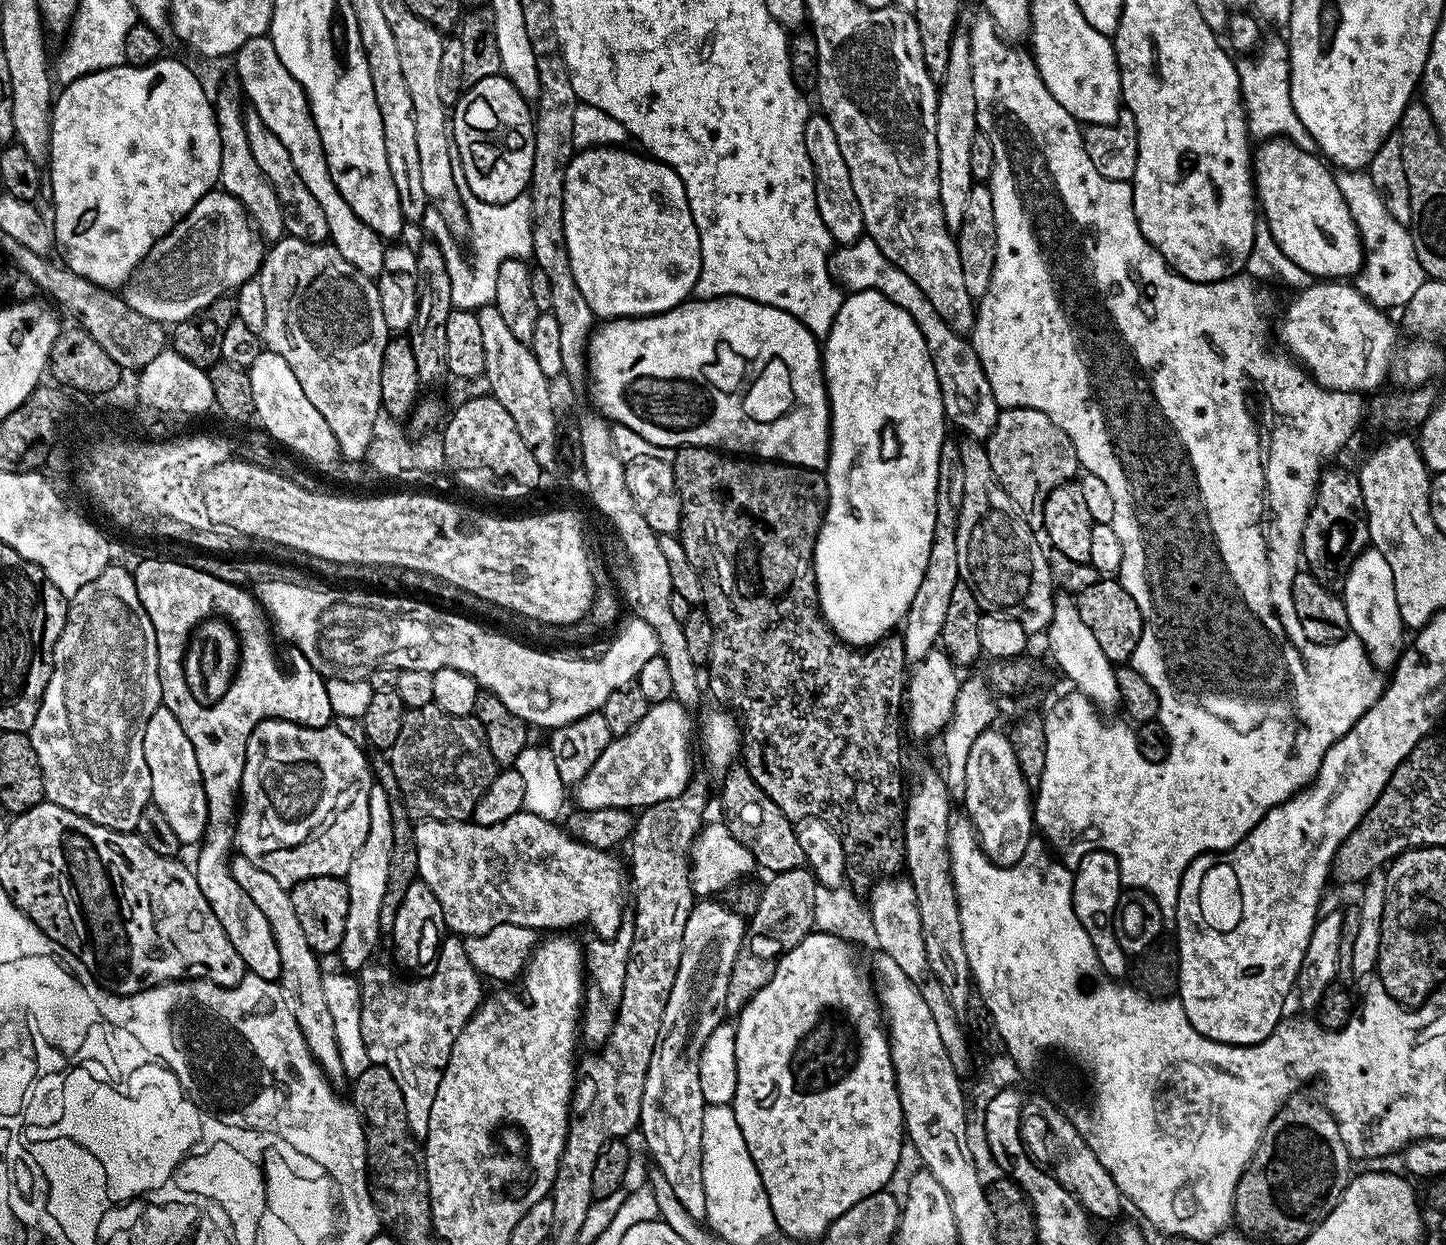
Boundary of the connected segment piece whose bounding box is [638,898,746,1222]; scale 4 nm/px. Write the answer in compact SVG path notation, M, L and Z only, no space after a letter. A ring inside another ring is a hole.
M704 898L699 902L693 903L690 918L686 918L686 934L682 942L682 958L678 966L678 974L674 978L674 986L670 990L670 998L666 1002L666 1010L662 1014L662 1022L660 1023L660 1040L656 1043L654 1054L650 1058L650 1066L646 1070L646 1082L642 1090L642 1106L640 1107L640 1123L639 1131L644 1131L644 1144L648 1147L648 1152L653 1156L655 1167L662 1170L662 1174L666 1174L666 1182L670 1182L670 1190L674 1190L674 1198L678 1198L678 1202L682 1202L682 1206L691 1214L692 1219L700 1222L704 1220L704 1211L706 1210L706 1186L702 1182L702 1114L705 1110L705 1102L702 1098L702 1082L698 1078L698 1066L700 1065L700 1055L702 1054L702 1046L706 1042L706 1038L710 1038L710 1034L720 1024L725 1023L726 1013L724 1003L726 1002L726 994L728 993L728 983L730 982L730 970L734 966L734 958L738 954L738 950L744 941L746 931L745 917L740 917L738 913L731 912L724 904L719 904L719 899Z

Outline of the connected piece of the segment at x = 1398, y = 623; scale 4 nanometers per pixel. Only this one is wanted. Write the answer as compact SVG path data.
M1369 546L1352 563L1343 584L1342 597L1351 635L1360 639L1368 657L1377 668L1391 669L1405 647L1406 625L1400 617L1398 598L1394 595L1394 574L1390 571L1390 562L1386 562L1386 558L1377 548Z

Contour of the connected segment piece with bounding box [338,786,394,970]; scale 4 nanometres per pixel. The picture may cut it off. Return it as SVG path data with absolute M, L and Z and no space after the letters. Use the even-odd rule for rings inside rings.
M374 786L370 790L370 830L366 834L366 842L358 850L358 854L352 860L352 865L348 867L346 873L350 890L350 910L346 916L346 934L342 938L342 946L338 953L338 959L345 964L343 965L345 969L363 969L371 961L368 959L371 958L376 943L382 937L379 914L390 878L392 843L394 842L391 822L393 805L393 801L388 800L387 794L380 789L380 786Z

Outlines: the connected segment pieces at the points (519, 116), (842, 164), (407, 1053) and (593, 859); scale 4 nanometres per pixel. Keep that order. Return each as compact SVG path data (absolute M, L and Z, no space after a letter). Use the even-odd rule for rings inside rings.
M504 75L482 78L482 82L467 89L450 112L450 135L455 155L458 157L463 187L472 191L474 199L497 206L506 205L525 195L528 184L532 181L535 133L534 112L529 101L525 100L522 94L518 94L518 90Z
M822 114L809 115L804 141L816 179L818 214L822 222L826 222L826 230L837 245L853 244L865 235L862 206L858 206L858 198L850 182L850 170L846 170L846 158L842 158L842 150L838 150L838 138L834 138L834 126L830 126L830 122Z
M462 949L461 952L452 952L452 956L441 955L434 965L434 971L423 978L416 978L420 980L403 980L388 968L372 967L365 967L359 973L361 976L360 984L358 980L358 992L360 988L361 994L364 995L364 1004L362 1000L358 1008L360 1033L368 1048L369 1061L381 1069L384 1067L383 1071L387 1075L396 1077L396 1085L402 1090L406 1102L408 1128L413 1136L423 1138L428 1134L430 1110L438 1086L444 1077L444 1067L448 1065L454 1042L460 1031L468 1025L468 1019L476 1013L476 1009L482 1003L482 995L480 996L482 977L468 961L466 949ZM400 1071L408 1072L408 1076L402 1076Z
M520 811L506 822L495 824L494 826L482 826L475 822L453 822L450 820L421 820L415 825L417 842L417 870L419 879L430 886L432 898L437 900L442 906L444 923L449 929L452 928L457 937L467 938L470 936L481 936L490 930L494 930L503 924L513 924L514 926L526 926L543 930L543 928L556 928L552 930L572 930L575 924L589 924L593 928L595 935L602 940L613 940L620 933L620 924L626 919L624 912L624 876L620 873L620 864L615 860L615 855L607 851L595 848L589 844L584 844L580 840L575 840L563 827L559 828L559 823L551 820L543 820L529 812Z

